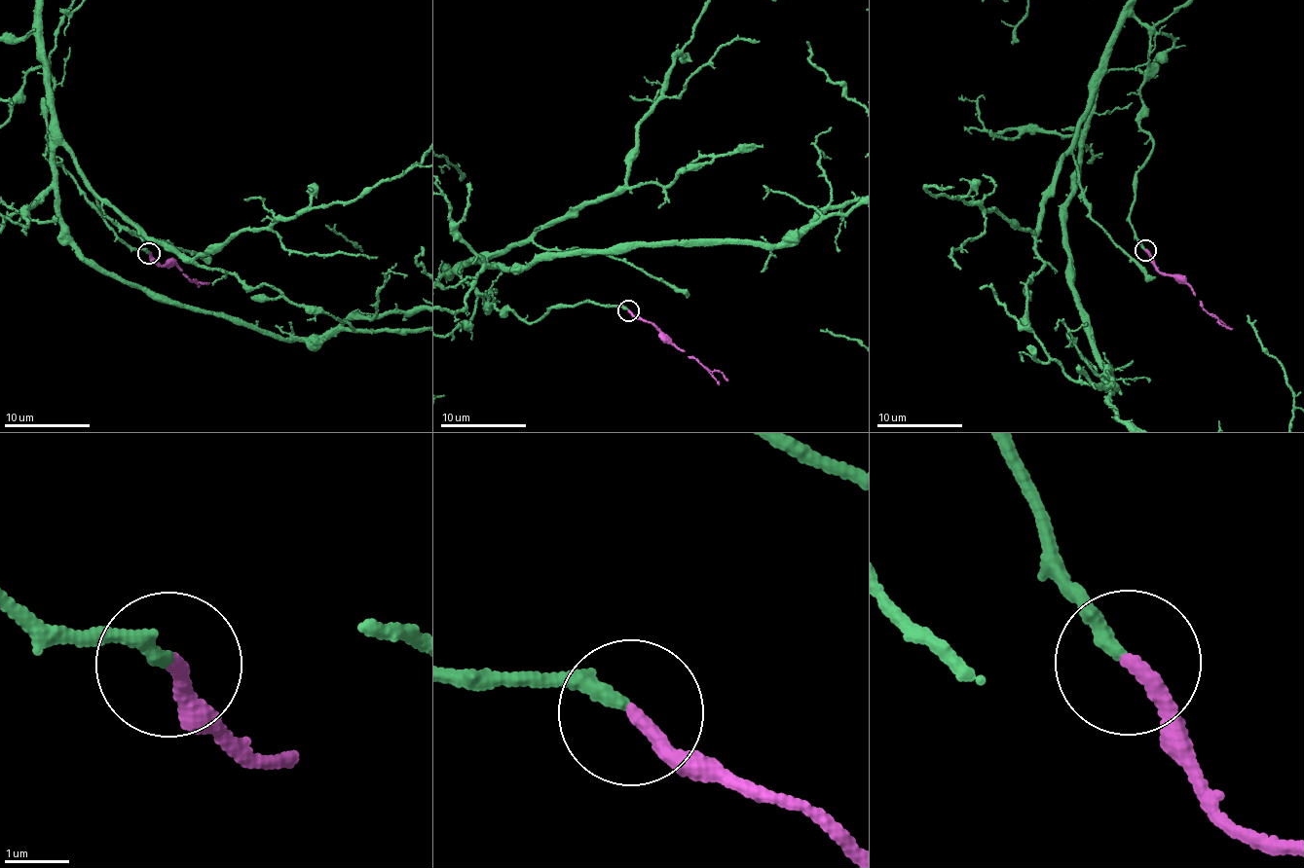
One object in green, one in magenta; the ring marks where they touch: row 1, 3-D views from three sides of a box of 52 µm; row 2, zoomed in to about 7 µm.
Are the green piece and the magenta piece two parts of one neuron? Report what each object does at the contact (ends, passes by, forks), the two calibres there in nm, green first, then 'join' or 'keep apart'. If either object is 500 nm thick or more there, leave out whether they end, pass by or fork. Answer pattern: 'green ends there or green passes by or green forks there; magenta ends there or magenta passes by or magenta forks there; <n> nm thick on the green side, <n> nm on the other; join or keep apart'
green ends there; magenta ends there; 240 nm thick on the green side, 240 nm on the other; join

